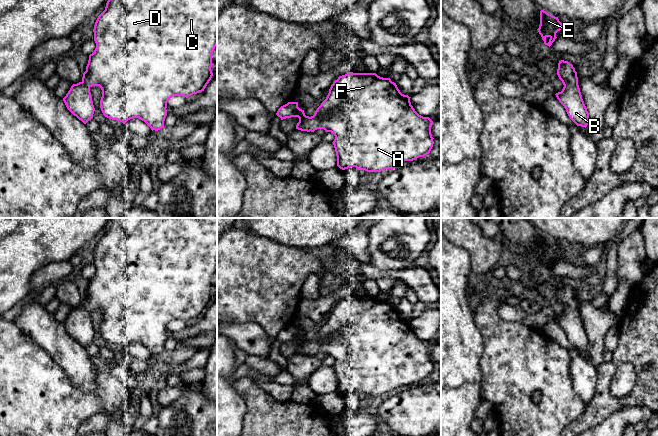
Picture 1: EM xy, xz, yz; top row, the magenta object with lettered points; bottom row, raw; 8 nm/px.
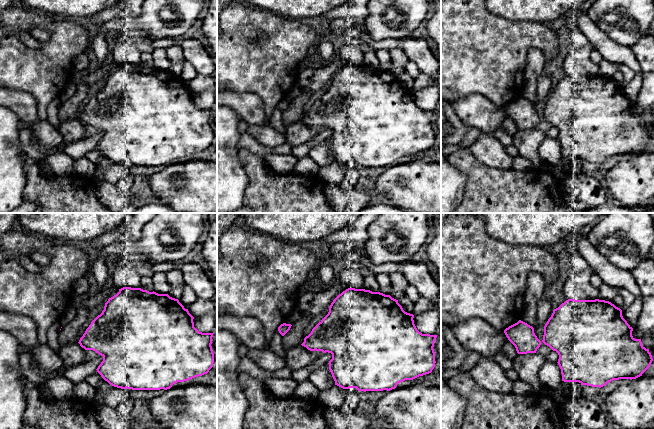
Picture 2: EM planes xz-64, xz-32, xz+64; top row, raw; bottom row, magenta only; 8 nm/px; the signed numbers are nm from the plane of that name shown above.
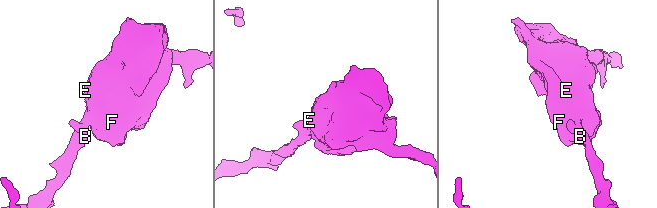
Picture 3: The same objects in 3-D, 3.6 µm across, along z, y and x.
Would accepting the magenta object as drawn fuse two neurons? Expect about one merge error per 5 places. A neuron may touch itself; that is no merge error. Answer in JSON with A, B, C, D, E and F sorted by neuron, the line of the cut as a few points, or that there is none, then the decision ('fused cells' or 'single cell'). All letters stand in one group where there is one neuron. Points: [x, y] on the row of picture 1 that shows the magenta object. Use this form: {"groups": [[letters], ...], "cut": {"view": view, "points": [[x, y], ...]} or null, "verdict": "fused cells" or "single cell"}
{"groups": [["A", "B", "C", "D", "E", "F"]], "cut": null, "verdict": "single cell"}

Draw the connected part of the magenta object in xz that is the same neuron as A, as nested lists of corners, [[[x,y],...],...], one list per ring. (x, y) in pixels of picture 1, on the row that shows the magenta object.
[[[347,73],[339,76],[331,85],[326,99],[317,108],[314,115],[306,116],[304,110],[298,107],[298,102],[288,102],[281,106],[276,115],[281,120],[298,117],[299,122],[296,129],[314,132],[324,129],[334,134],[332,142],[337,156],[337,166],[342,169],[356,167],[358,170],[367,172],[381,172],[394,167],[404,161],[413,161],[419,157],[429,154],[434,141],[431,134],[433,121],[429,117],[419,115],[411,105],[408,95],[404,95],[398,89],[396,83],[390,78],[383,78],[376,73]]]

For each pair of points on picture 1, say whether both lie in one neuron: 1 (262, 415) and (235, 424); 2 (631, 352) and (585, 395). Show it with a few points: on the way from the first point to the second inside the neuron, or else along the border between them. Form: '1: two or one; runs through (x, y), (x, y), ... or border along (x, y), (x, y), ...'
1: two; border along (242, 398), (246, 408), (243, 425)
2: two; border along (596, 368), (596, 392), (588, 406)

